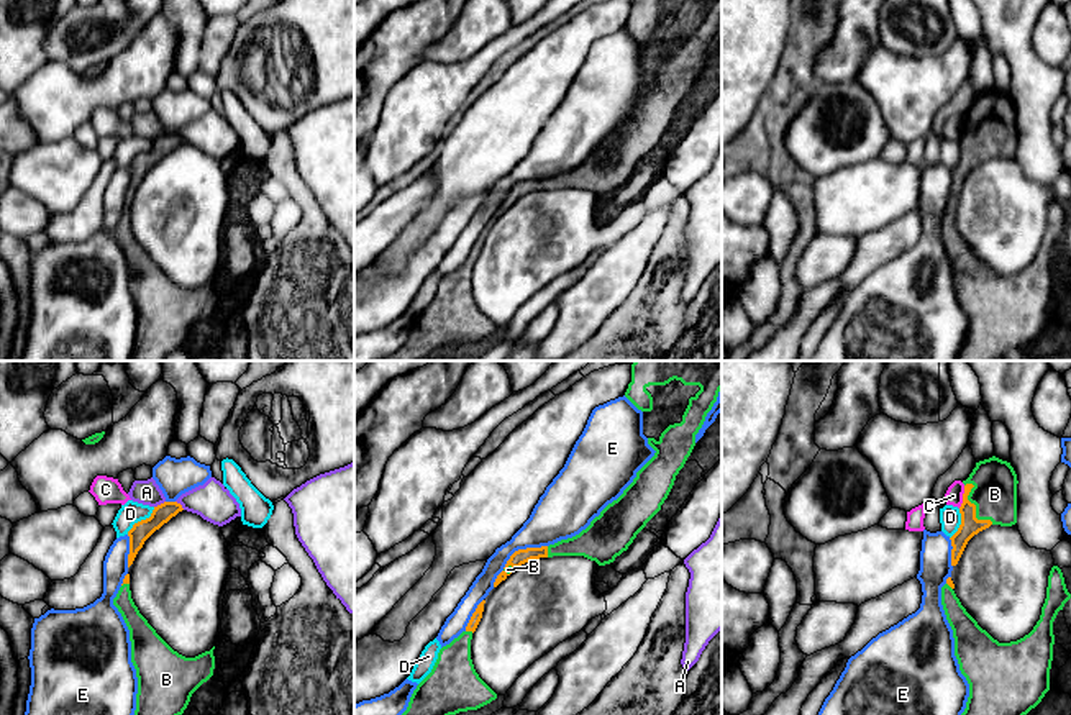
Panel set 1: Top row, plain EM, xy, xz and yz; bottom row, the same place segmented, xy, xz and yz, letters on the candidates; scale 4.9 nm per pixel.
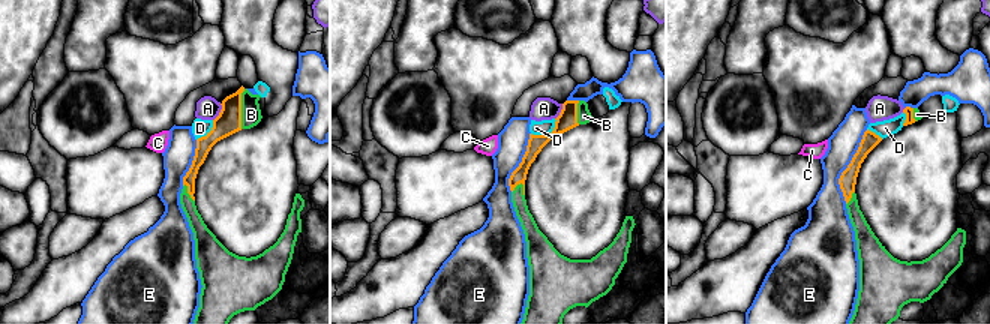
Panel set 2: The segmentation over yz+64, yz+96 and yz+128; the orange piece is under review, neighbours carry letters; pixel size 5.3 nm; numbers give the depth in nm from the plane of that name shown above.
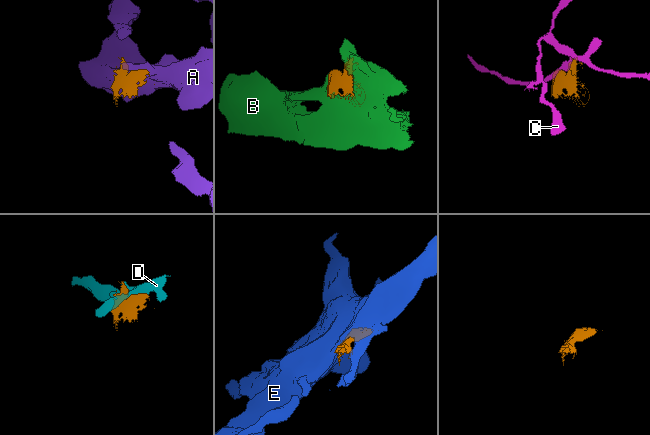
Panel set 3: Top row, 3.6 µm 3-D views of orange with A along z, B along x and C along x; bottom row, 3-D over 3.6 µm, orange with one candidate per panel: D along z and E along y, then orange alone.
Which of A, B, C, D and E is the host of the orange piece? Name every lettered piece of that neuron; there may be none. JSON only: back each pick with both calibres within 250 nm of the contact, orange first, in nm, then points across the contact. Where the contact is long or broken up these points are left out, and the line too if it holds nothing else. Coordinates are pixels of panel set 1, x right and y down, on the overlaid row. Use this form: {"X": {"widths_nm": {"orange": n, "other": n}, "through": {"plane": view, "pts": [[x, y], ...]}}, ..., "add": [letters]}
{"B": {"widths_nm": {"orange": 100, "other": 220}}, "add": ["B"]}

